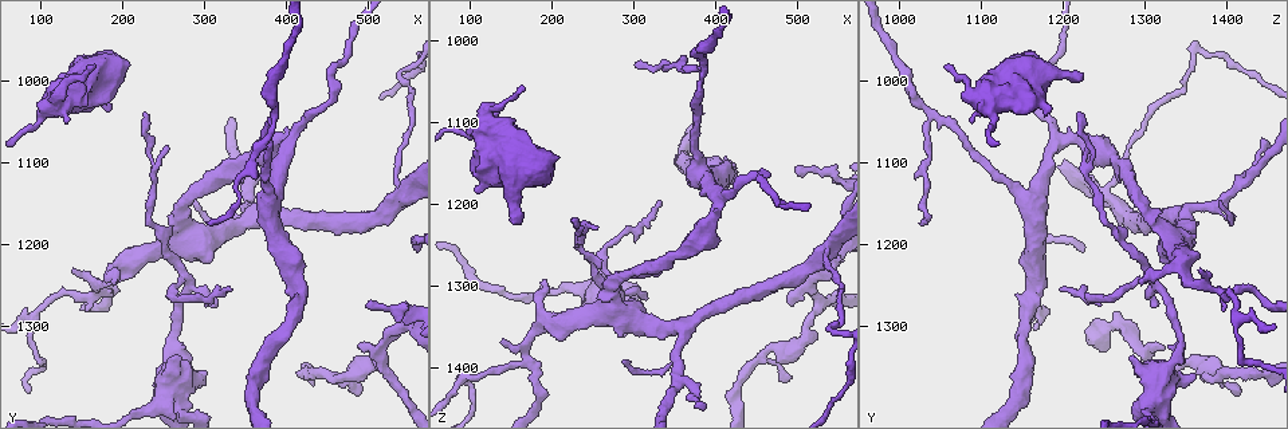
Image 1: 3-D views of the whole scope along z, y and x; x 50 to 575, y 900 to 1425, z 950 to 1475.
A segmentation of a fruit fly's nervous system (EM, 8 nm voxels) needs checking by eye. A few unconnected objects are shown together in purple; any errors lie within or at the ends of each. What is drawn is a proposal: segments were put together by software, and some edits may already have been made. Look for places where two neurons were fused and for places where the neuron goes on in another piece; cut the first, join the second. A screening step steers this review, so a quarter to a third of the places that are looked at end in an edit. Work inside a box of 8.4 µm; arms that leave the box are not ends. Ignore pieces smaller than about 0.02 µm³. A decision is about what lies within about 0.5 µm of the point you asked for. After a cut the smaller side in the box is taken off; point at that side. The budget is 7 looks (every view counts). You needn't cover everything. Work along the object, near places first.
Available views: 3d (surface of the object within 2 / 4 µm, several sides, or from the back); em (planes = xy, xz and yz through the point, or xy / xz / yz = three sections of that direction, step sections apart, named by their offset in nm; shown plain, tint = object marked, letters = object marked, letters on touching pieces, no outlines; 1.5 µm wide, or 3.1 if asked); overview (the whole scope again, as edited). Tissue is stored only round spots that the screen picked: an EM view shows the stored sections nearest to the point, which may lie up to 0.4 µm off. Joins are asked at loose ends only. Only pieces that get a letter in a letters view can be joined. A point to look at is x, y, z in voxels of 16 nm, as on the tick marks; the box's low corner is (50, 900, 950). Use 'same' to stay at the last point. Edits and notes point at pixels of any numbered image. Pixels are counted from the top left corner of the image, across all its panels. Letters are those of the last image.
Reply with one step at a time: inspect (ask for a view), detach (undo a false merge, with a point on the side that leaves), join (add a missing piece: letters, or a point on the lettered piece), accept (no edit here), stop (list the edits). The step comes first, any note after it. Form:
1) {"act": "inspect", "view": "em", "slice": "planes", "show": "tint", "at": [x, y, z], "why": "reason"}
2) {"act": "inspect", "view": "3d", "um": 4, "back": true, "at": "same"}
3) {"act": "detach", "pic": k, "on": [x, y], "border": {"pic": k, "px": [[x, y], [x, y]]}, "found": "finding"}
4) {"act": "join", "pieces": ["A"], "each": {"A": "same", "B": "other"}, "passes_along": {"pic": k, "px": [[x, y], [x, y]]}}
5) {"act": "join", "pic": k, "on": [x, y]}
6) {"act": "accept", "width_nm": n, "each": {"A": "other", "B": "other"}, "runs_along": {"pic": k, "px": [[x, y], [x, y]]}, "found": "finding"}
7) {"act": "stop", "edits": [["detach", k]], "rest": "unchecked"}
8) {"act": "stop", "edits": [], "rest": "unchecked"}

{"act": "inspect", "view": "3d", "um": 2, "at": [380, 1040, 1040], "why": "three-way junction"}

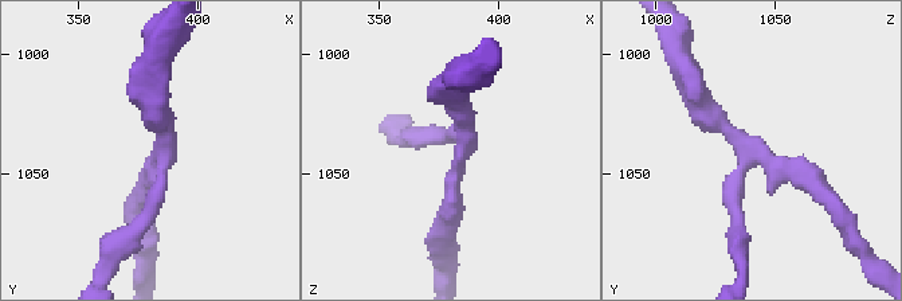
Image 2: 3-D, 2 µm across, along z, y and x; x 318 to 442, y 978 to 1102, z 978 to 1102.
{"act": "inspect", "view": "em", "slice": "planes", "show": "tint", "at": [384, 1040, 1041], "arms": 3, "why": "shape alone is not enough"}

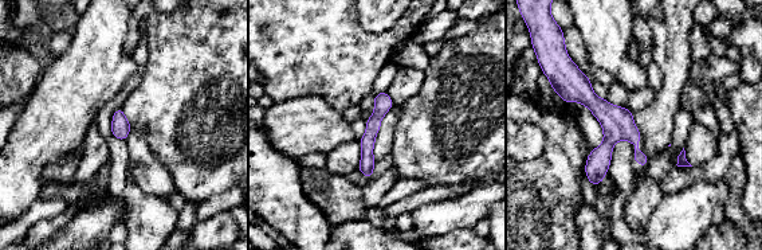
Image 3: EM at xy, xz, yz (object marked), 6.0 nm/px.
{"act": "inspect", "view": "em", "slice": "planes", "show": "letters", "at": "same", "why": "see the neighbours"}

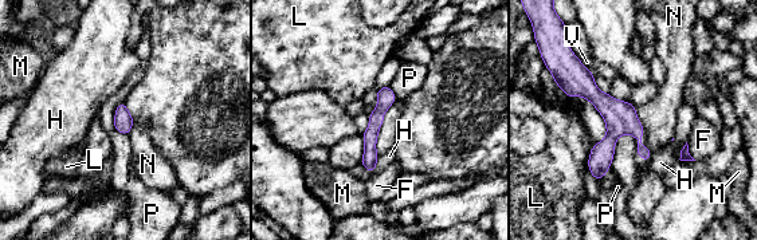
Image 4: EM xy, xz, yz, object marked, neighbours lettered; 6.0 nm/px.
{"act": "accept", "longest_contact_nm": ["N", 340], "each": {"F": "other", "H": "other", "L": "other", "M": "other", "N": "other", "P": "other", "V": "other"}, "border": {"pic": 4, "px": [[634, 107], [652, 154], [646, 161]]}, "found": "all the same neuron"}

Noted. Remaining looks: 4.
{"act": "inspect", "view": "3d", "um": 4, "at": [155, 995, 1220], "why": "branch stops here"}

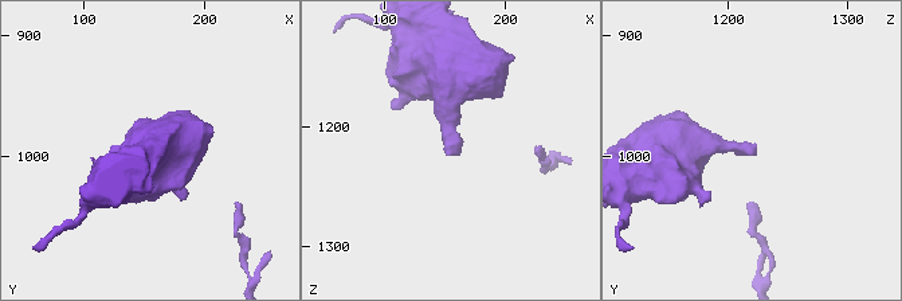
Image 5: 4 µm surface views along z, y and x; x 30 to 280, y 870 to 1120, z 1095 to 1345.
{"act": "inspect", "view": "em", "slice": "planes", "show": "letters", "at": [154, 996, 1222], "why": "now the EM"}

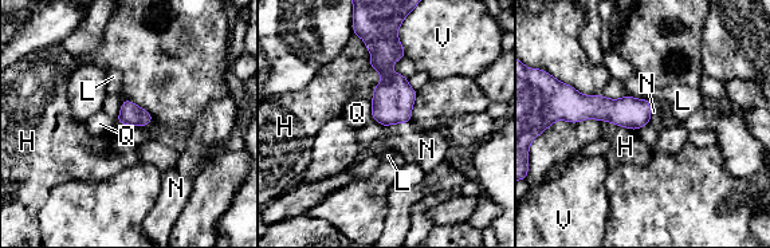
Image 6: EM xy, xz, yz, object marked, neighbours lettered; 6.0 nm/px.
{"act": "join", "pieces": ["N"], "each": {"H": "other", "L": "other", "N": "same", "Q": "other", "V": "other"}, "passes_along": {"pic": 6, "px": [[393, 98], [396, 122], [427, 149]]}, "found": "it goes on there"}

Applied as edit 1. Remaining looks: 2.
{"act": "inspect", "view": "overview", "why": "redraw"}

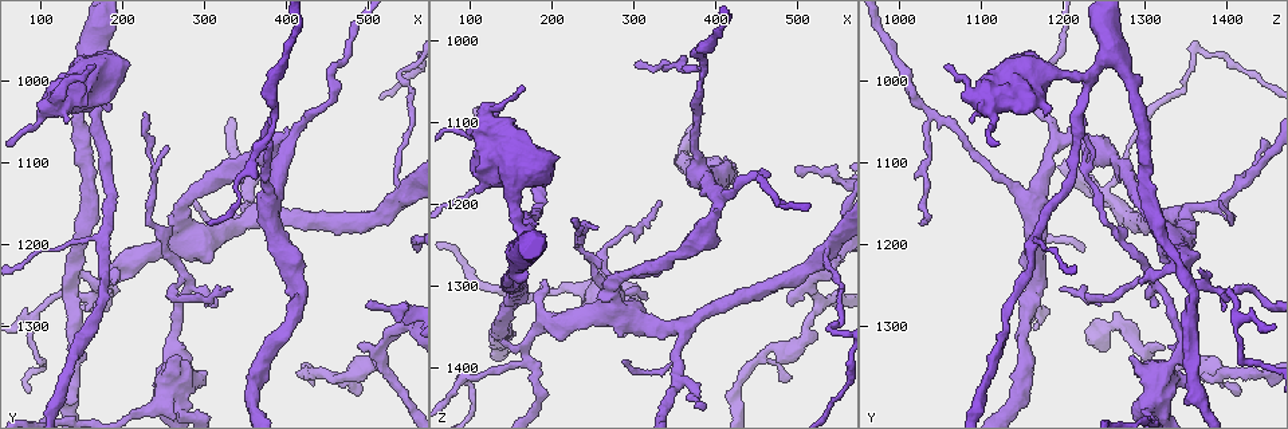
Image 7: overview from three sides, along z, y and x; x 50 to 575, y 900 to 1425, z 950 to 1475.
{"act": "inspect", "view": "em", "slice": "planes", "show": "letters", "at": [530, 1360, 1320], "why": "three arms meet"}

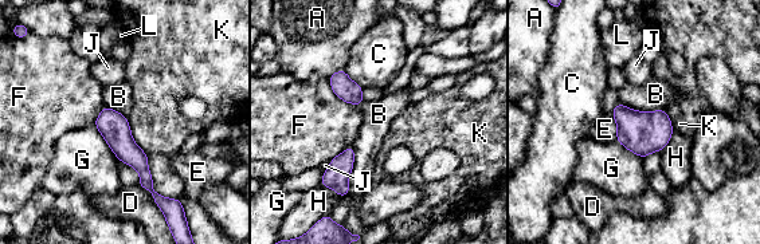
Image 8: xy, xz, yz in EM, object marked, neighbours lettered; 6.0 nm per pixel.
{"act": "accept", "each": {"A": "other", "B": "other", "C": "other", "D": "other", "E": "other", "F": "other", "G": "other", "H": "other", "J": "other", "K": "other", "L": "other"}, "runs_along": {"pic": 8, "px": [[106, 110], [149, 187]]}, "found": "all the same neuron"}

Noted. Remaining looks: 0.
{"act": "stop", "edits": [["join", 6]], "rest": "unchecked"}

